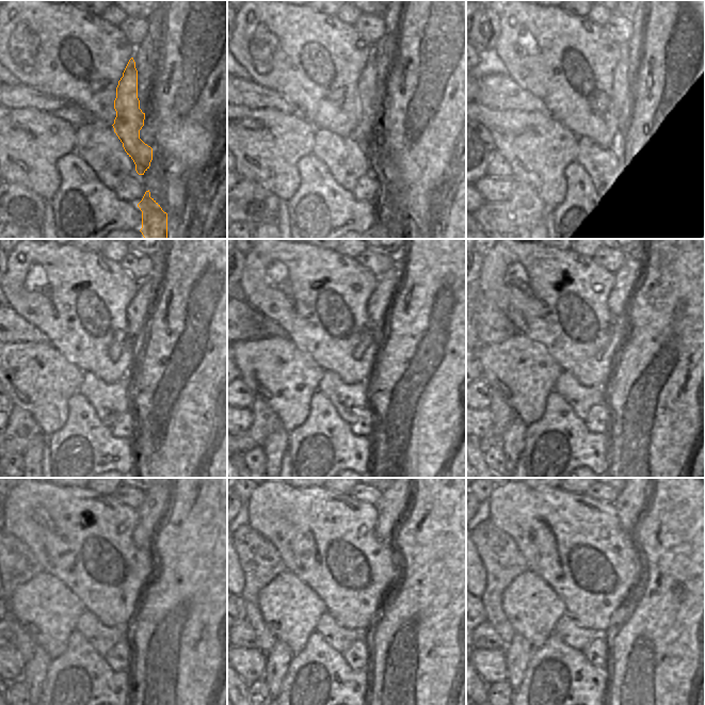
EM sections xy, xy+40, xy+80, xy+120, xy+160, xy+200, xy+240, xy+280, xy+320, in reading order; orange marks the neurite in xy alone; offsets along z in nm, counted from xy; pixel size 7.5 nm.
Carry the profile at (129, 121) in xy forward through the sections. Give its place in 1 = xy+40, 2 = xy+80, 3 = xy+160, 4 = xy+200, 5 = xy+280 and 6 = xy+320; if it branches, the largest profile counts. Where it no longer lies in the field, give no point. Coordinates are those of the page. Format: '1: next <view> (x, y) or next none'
1: next xy+40 (371, 107)
2: next xy+80 (619, 94)
3: next xy+160 (379, 303)
4: next xy+200 (627, 277)
5: next xy+280 (395, 499)
6: next xy+320 (630, 502)

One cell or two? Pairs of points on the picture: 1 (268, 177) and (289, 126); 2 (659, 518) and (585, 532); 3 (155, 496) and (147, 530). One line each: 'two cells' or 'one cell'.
1: one cell
2: two cells
3: one cell

